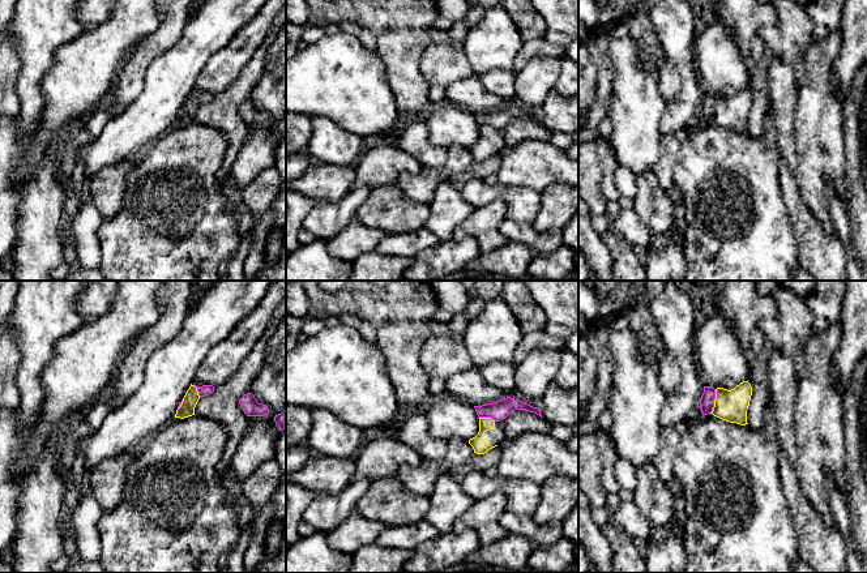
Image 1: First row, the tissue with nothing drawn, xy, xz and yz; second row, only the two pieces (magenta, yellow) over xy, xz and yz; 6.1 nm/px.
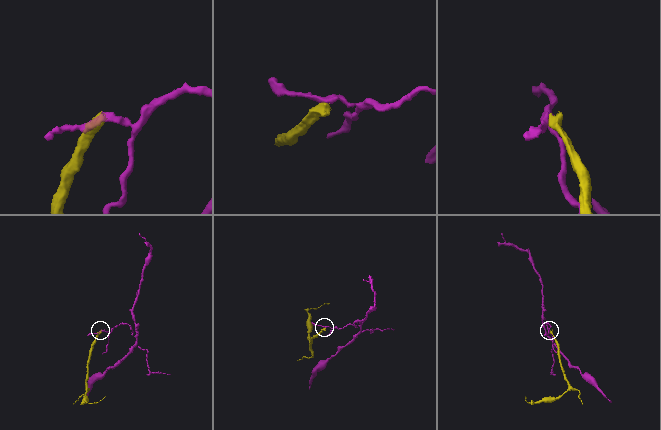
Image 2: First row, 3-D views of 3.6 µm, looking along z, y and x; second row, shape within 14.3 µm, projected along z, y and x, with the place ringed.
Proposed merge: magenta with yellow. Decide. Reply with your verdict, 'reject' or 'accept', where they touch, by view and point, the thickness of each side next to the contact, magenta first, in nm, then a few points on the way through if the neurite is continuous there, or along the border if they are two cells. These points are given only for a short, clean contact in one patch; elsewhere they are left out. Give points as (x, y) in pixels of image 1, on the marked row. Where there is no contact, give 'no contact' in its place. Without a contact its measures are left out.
reject; meets magenta in yz at (713, 401); 90 nm thick on the magenta side, 190 nm on the other; border along yz (716, 389), (713, 409), (709, 413)

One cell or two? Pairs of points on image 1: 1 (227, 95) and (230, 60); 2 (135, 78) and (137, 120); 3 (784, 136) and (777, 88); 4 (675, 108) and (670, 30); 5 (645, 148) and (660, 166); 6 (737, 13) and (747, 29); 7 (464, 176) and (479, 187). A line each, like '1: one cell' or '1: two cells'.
1: two cells
2: two cells
3: one cell
4: one cell
5: two cells
6: one cell
7: two cells

